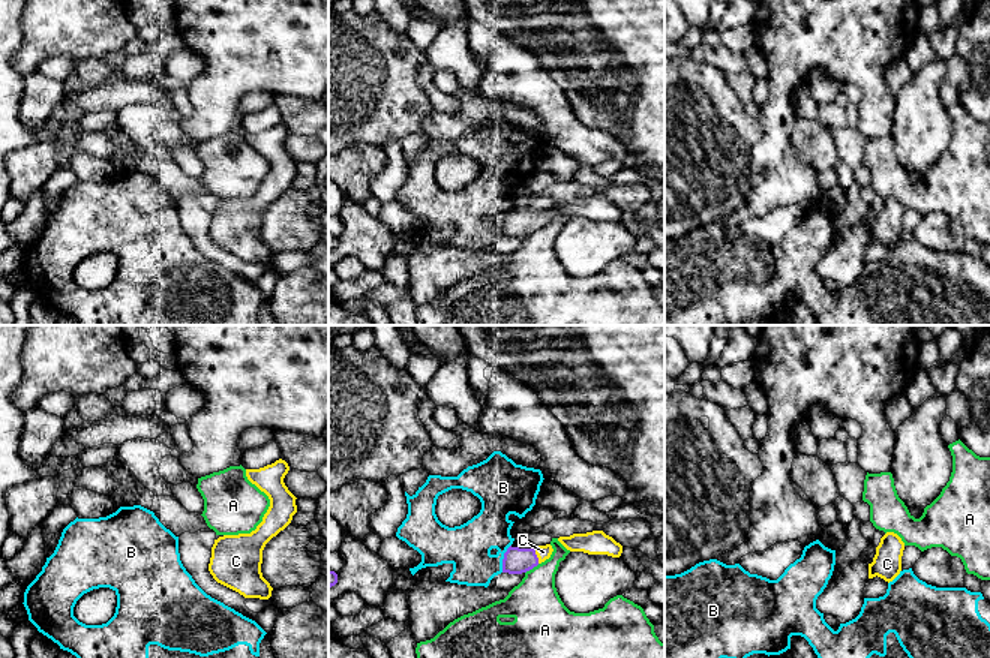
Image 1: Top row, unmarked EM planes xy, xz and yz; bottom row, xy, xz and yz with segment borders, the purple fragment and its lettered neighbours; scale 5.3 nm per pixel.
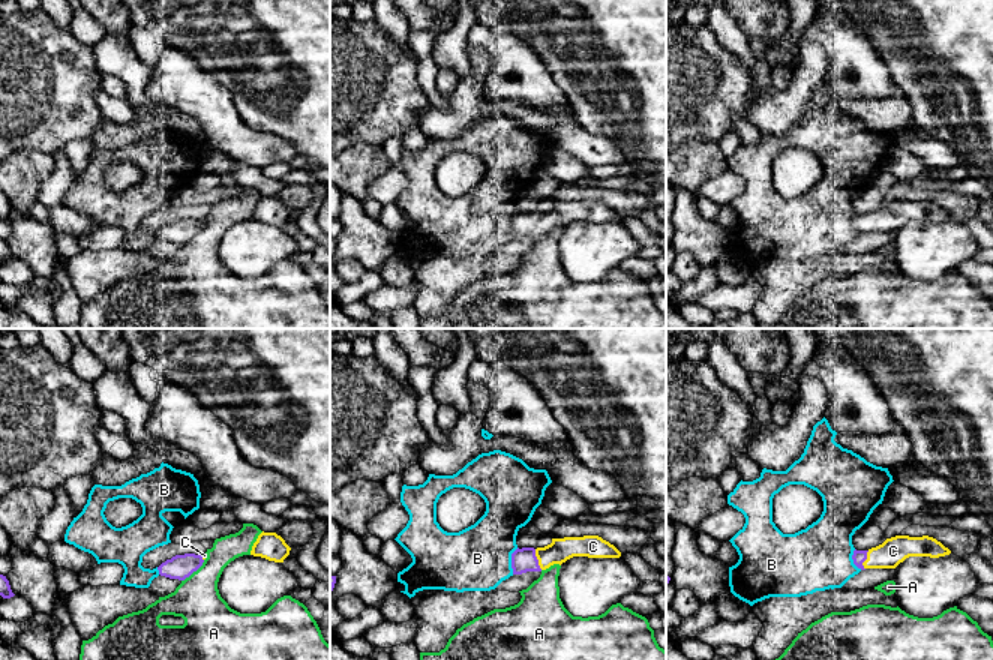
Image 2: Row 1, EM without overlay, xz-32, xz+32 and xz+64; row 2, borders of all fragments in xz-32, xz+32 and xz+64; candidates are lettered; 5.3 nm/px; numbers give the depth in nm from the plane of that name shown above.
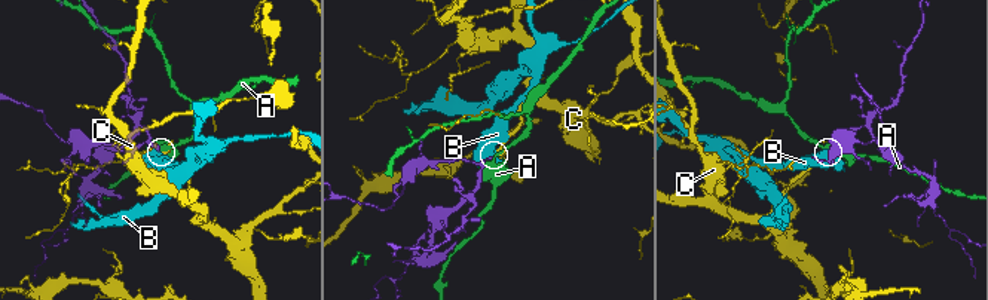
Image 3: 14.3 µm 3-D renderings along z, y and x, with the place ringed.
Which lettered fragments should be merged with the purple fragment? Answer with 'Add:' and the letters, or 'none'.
Add: C

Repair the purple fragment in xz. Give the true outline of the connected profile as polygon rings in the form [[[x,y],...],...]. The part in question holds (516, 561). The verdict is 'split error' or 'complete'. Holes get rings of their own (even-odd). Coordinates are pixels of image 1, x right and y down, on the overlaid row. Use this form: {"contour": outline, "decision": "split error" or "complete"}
{"contour": [[[550,544],[536,549],[508,547],[502,559],[502,573],[522,574],[550,558],[554,549]]], "decision": "split error"}

